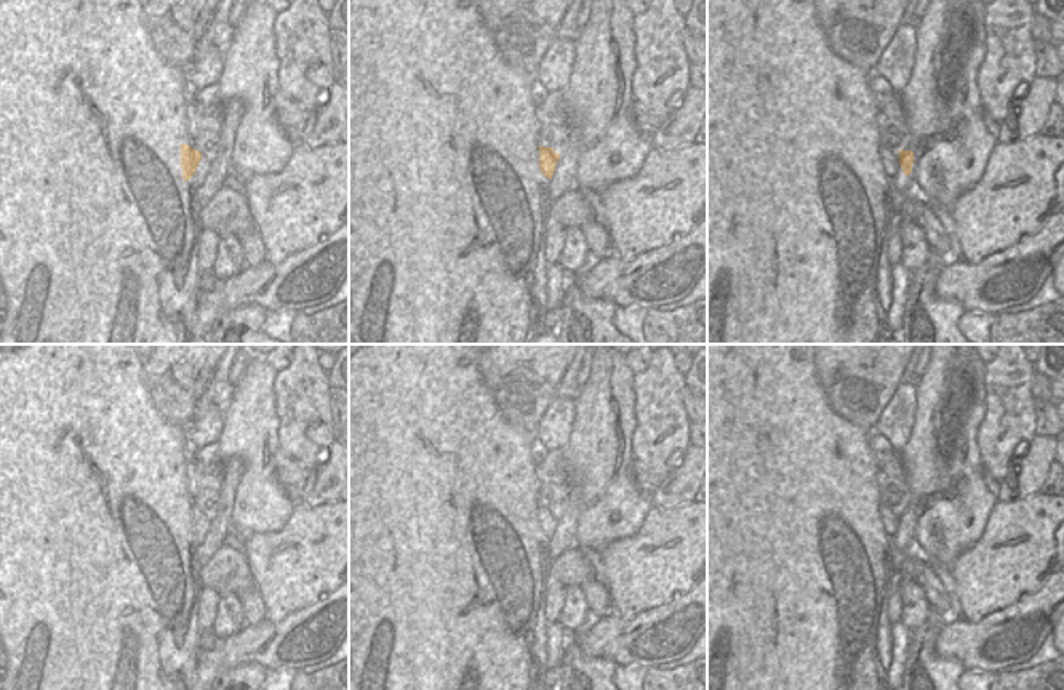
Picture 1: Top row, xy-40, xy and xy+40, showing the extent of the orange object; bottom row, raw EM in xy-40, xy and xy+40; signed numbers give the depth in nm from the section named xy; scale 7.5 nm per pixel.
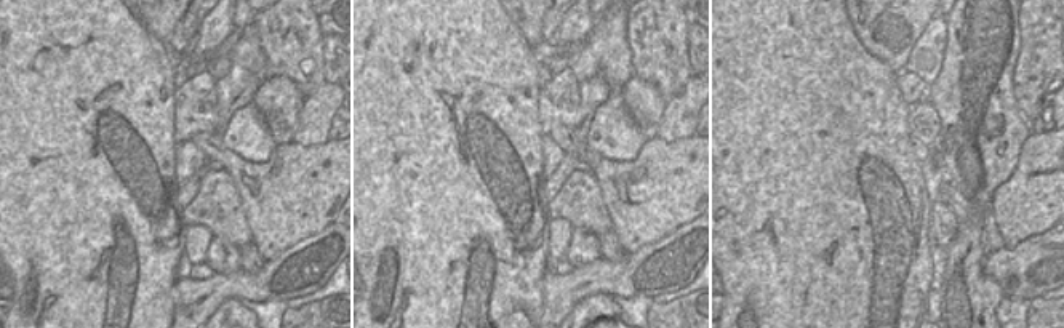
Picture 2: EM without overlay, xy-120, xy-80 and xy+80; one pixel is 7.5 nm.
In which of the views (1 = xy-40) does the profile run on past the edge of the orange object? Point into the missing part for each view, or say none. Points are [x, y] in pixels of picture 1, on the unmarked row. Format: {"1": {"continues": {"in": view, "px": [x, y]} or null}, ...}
{"1": {"continues": null}}

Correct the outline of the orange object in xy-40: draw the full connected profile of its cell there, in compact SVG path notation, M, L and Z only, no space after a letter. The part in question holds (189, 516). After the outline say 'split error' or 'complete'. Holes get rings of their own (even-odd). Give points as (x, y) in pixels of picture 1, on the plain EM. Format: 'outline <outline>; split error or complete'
outline M184 501L181 503L181 527L184 540L189 540L194 535L200 519L202 519L200 509L195 509Z; complete

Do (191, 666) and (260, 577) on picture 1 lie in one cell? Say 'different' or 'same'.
different

